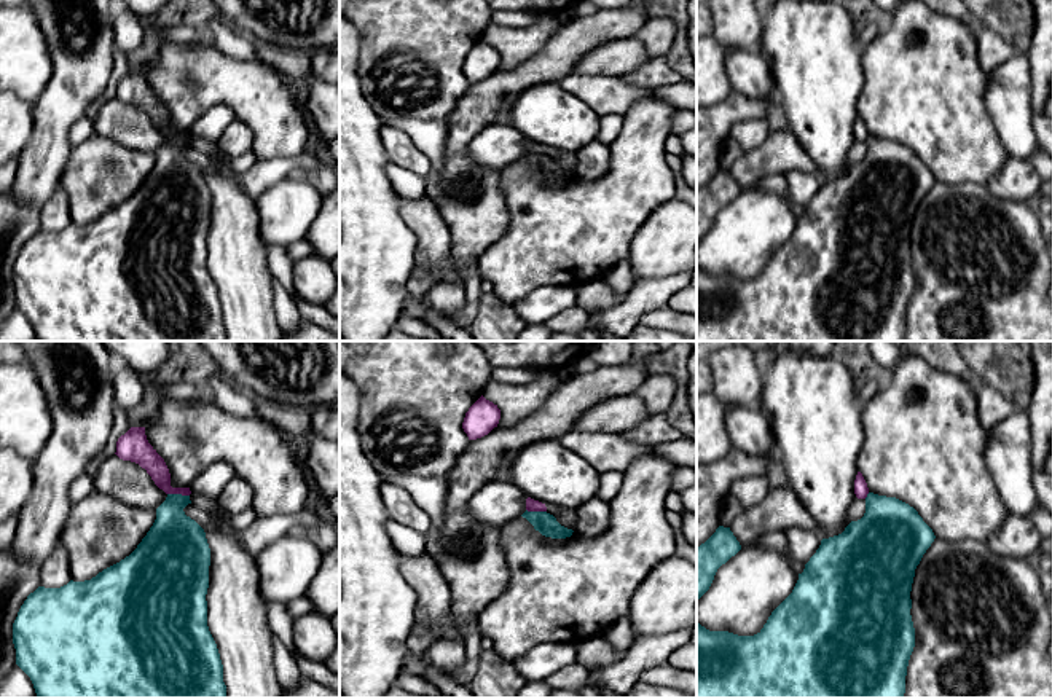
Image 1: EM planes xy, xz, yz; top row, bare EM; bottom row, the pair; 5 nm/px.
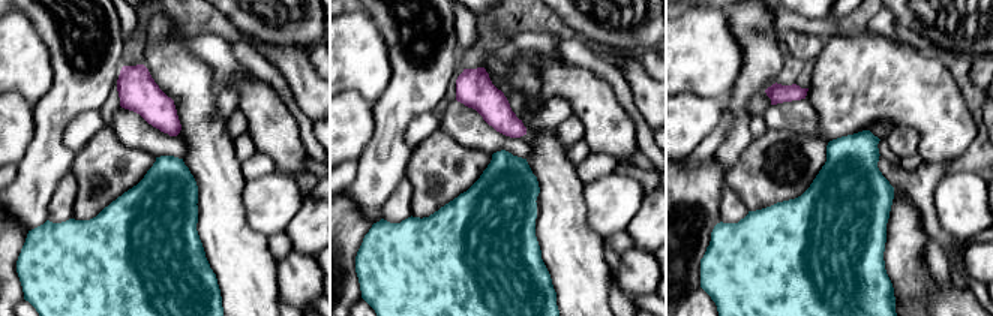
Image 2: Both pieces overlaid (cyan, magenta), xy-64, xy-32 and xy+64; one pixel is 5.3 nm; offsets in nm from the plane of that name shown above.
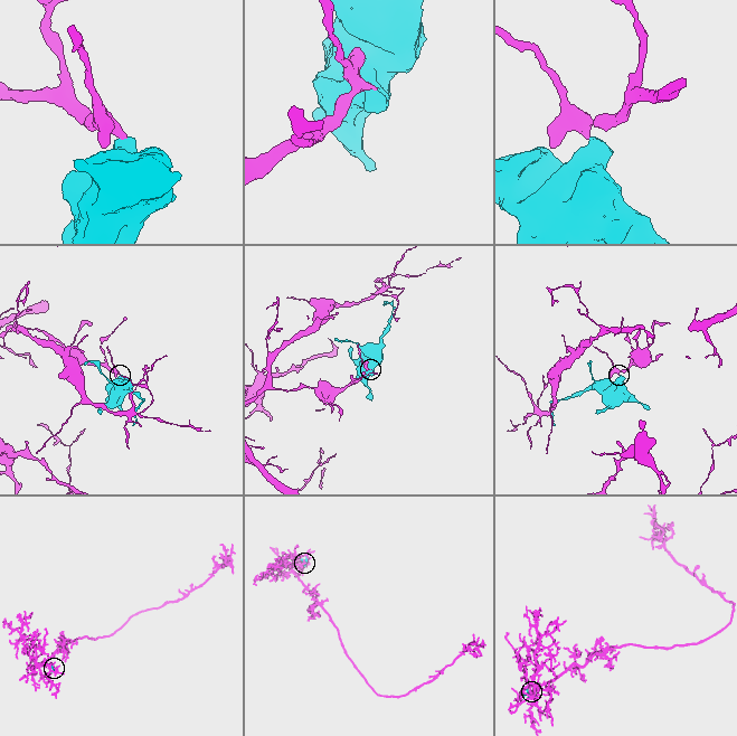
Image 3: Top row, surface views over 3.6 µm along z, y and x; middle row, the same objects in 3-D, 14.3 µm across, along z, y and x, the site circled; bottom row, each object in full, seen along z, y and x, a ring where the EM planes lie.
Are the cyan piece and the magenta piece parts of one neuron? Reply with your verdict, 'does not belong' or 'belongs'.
does not belong

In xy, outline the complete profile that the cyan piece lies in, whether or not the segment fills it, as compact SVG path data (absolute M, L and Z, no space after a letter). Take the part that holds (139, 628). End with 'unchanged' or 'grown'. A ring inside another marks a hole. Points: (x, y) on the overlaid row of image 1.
M167 494L156 508L156 520L137 548L120 563L104 569L91 580L73 582L61 588L38 586L27 596L13 623L16 665L30 677L38 698L226 698L223 665L217 644L207 626L207 588L210 548L204 529L183 508L191 504L190 496Z; unchanged

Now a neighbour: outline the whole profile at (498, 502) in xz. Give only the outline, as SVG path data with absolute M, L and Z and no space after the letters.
M491 481L473 494L469 513L485 524L502 526L526 512L528 496L512 481Z

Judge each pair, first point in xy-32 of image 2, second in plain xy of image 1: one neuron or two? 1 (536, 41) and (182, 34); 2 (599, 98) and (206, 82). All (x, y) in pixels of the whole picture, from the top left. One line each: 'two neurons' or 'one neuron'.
1: one neuron
2: one neuron

